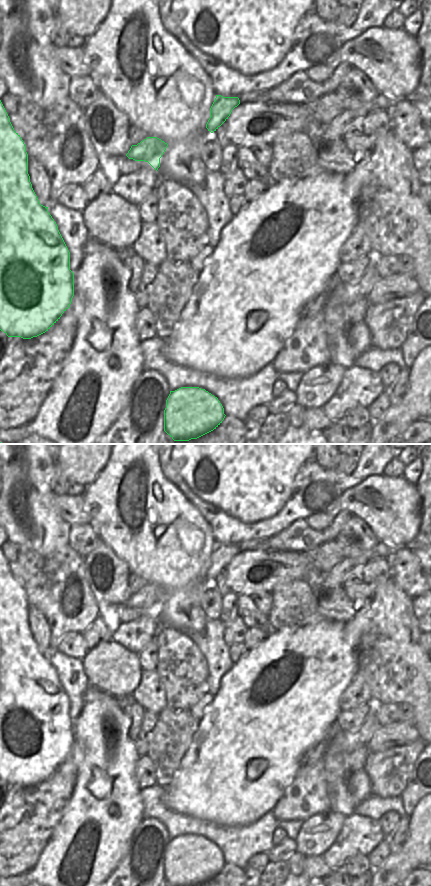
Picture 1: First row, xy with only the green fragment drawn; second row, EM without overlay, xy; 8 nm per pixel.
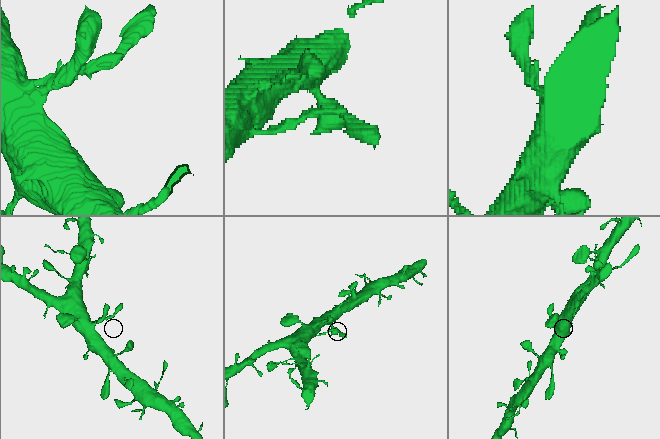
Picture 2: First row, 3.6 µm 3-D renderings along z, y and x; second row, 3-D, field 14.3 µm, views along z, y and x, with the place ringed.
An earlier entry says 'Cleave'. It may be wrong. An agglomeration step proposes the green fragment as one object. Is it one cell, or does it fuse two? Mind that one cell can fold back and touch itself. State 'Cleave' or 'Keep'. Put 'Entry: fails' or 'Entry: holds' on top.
Entry: fails
Keep

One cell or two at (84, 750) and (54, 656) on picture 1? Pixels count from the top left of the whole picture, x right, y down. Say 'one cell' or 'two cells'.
two cells

